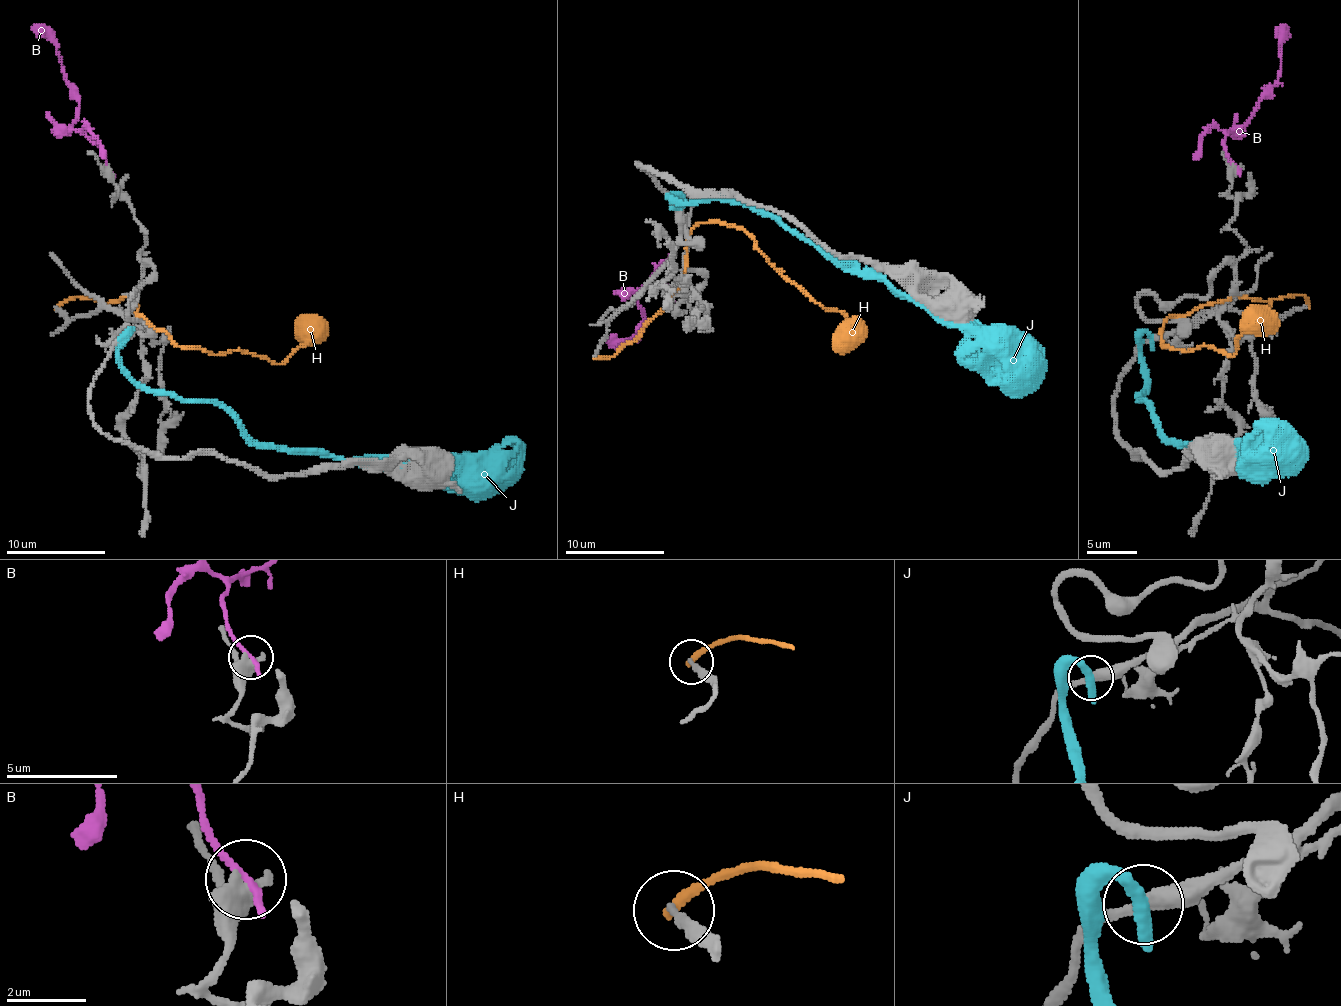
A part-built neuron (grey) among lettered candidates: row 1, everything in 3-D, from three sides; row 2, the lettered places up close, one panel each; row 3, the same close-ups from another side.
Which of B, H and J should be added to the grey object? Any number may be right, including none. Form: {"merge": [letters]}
{"merge": []}

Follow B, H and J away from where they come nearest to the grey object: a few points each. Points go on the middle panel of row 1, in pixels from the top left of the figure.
B: (668, 296), (667, 287), (646, 285), (637, 298), (646, 322), (627, 341), (604, 339)
H: (596, 358), (617, 353), (676, 288), (686, 235), (723, 222), (847, 318), (841, 351)
J: (678, 209), (678, 197), (668, 196), (753, 204), (878, 273), (900, 296), (977, 323), (1031, 385), (1043, 378)

